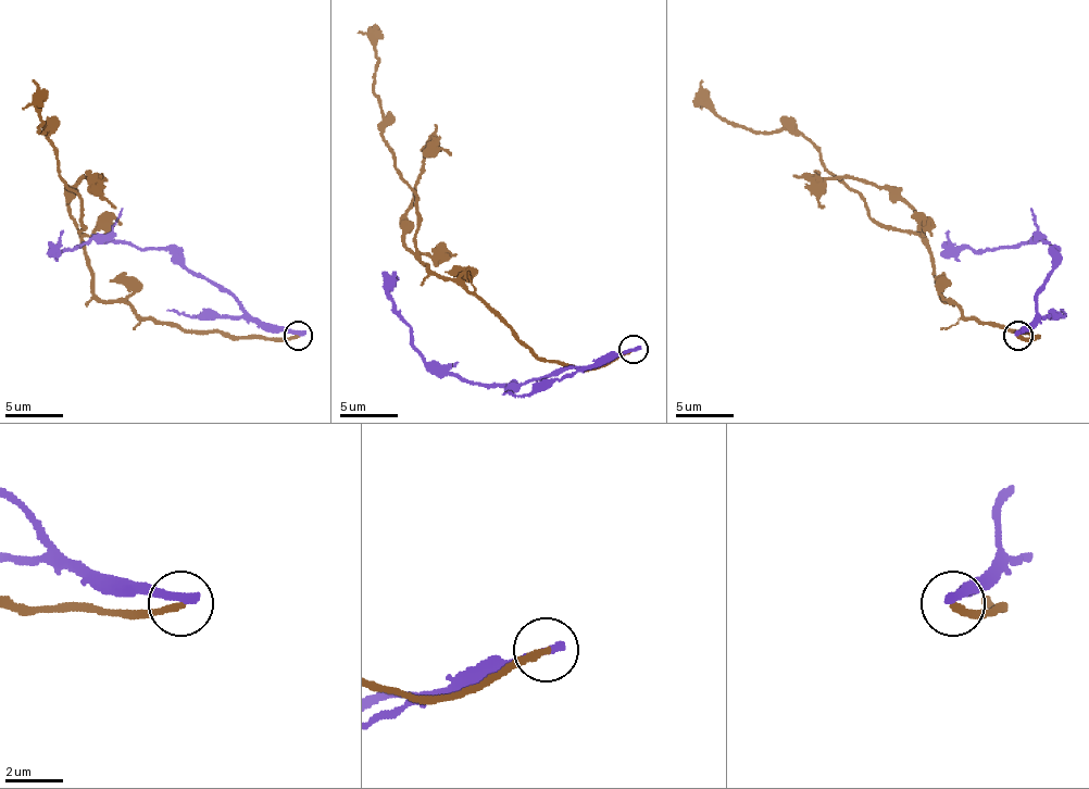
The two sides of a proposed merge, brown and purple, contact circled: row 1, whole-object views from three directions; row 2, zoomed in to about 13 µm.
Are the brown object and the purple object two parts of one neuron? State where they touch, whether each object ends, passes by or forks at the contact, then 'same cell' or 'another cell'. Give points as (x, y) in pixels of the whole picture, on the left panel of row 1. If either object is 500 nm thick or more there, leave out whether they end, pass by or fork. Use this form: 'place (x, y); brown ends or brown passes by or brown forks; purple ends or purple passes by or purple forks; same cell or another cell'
place (298, 335); brown ends; purple ends; another cell

